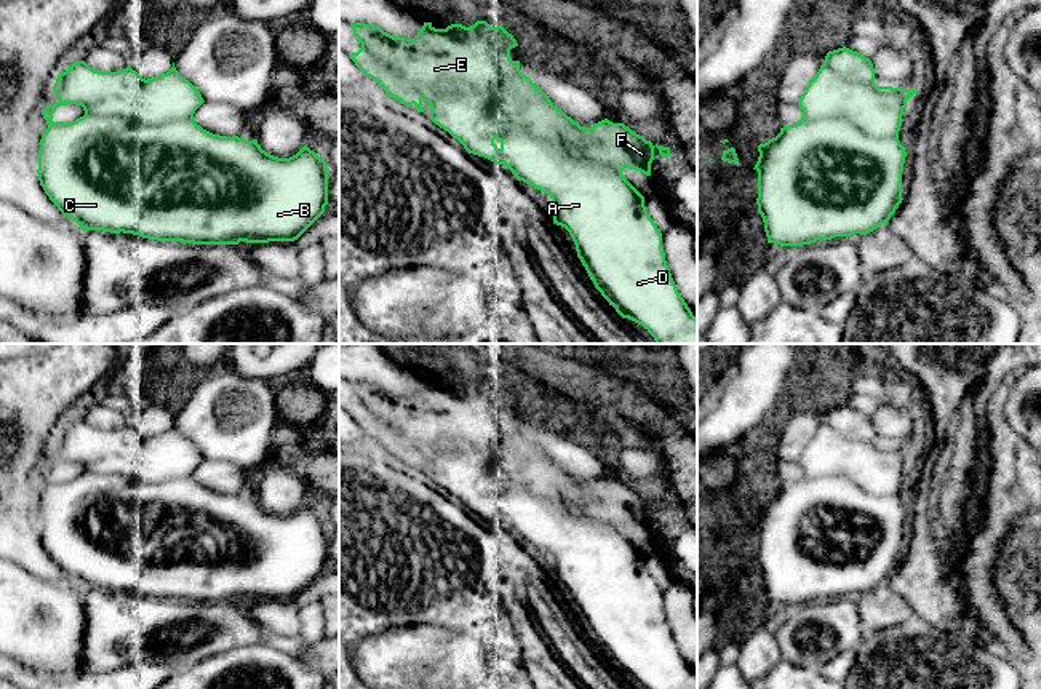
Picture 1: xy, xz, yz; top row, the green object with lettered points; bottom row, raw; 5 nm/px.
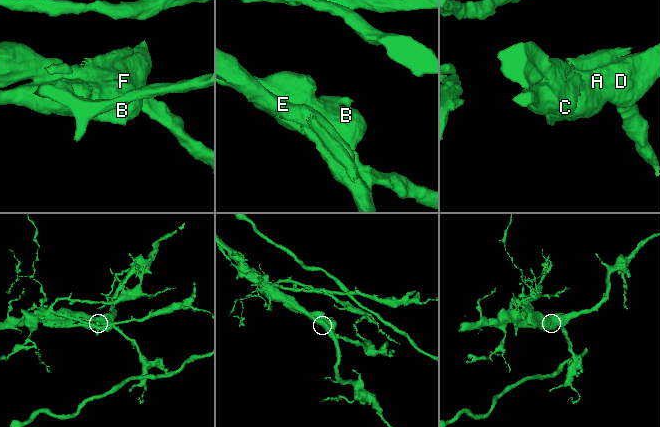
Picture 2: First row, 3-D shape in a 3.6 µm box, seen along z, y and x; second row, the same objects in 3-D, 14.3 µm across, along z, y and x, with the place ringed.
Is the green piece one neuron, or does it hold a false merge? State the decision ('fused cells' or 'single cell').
fused cells

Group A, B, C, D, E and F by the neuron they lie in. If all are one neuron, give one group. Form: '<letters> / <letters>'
A D / B C E F

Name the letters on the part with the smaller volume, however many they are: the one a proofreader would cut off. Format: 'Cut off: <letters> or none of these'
Cut off: B, C, E, F

